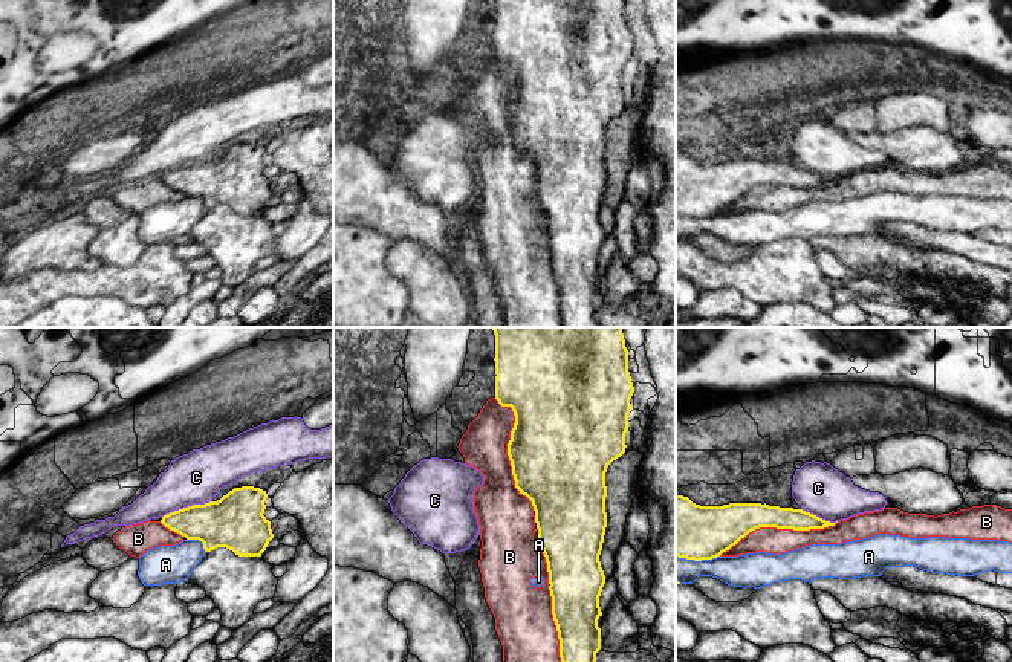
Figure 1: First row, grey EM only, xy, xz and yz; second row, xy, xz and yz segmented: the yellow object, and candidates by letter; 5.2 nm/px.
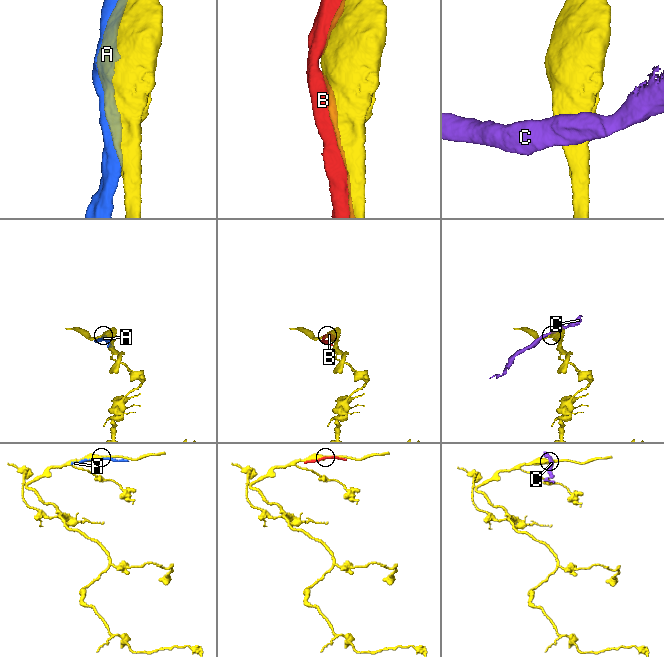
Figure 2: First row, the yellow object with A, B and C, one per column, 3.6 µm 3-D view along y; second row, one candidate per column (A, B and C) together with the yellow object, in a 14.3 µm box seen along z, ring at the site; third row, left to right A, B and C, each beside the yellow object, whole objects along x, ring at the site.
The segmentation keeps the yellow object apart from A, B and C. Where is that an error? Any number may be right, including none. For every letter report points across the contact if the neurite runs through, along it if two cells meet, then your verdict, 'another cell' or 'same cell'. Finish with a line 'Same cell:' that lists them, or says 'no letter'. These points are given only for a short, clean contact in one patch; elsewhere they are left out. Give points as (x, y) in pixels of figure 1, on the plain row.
A: another cell
B: another cell
C: border along xy (211, 158), (170, 168), (162, 175); another cell
Same cell: no letter

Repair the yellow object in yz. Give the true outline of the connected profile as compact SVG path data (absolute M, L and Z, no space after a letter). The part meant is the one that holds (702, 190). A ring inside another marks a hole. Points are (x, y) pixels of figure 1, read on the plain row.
M676 153L676 214L694 219L717 216L760 185L810 188L835 182L803 167L766 161L700 164Z

